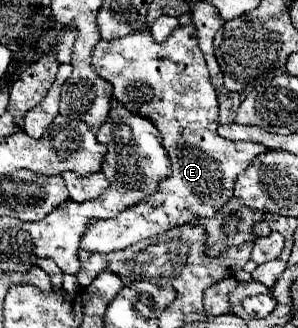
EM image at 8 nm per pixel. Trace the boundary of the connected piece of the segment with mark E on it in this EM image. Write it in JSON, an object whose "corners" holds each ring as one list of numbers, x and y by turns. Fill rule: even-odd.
{"corners":[[181,25,169,35,167,41,155,43,149,33,149,27,145,27,145,29,135,31,133,35,97,43,93,51,93,59,91,59,95,71,103,79,111,81,115,99,119,99,133,113,141,111,141,115,149,117,155,123,155,127,161,131,163,145,171,157,171,175,165,181,161,181,161,187,153,195,155,203,143,201,129,207,115,219,95,219,93,223,89,223,89,227,85,229,85,235,81,237,83,251,89,251,89,253,121,251,129,245,135,245,141,239,155,237,159,233,169,231,171,227,191,223,195,217,213,217,225,205,225,201,233,195,235,177,247,169,247,165,257,153,267,151,259,143,229,141,217,135,217,111,219,111,217,93,209,81,209,71,207,71,203,53,193,35,195,35,193,25]]}

